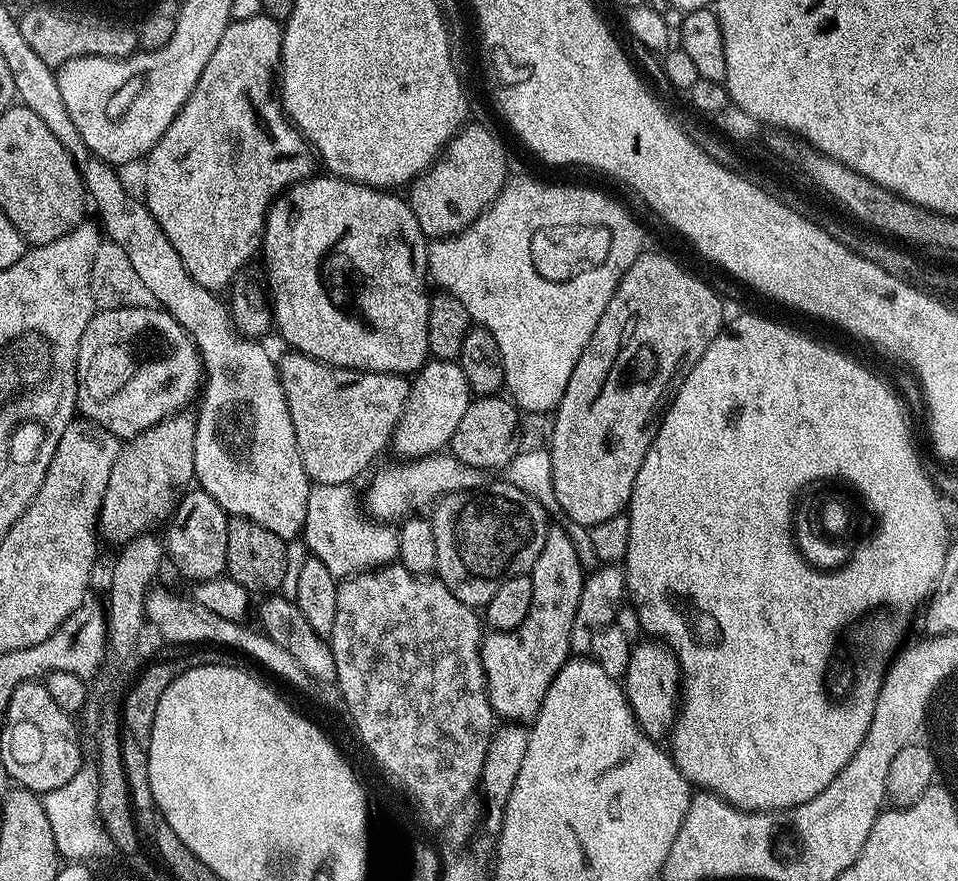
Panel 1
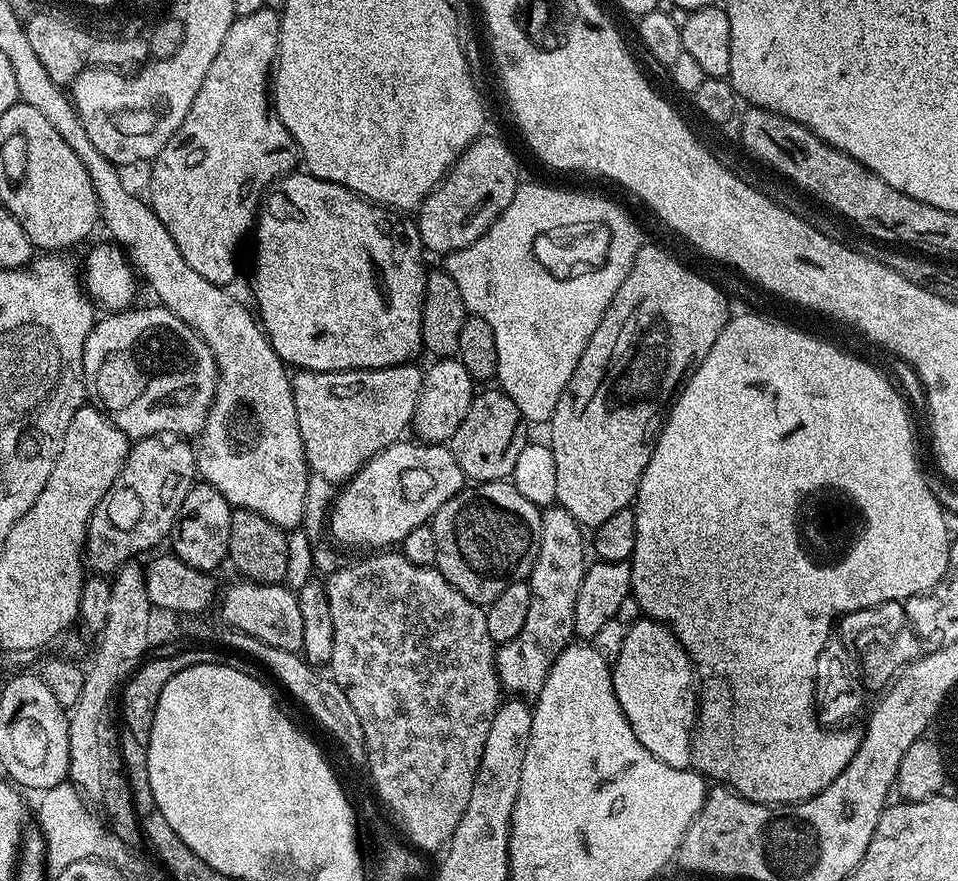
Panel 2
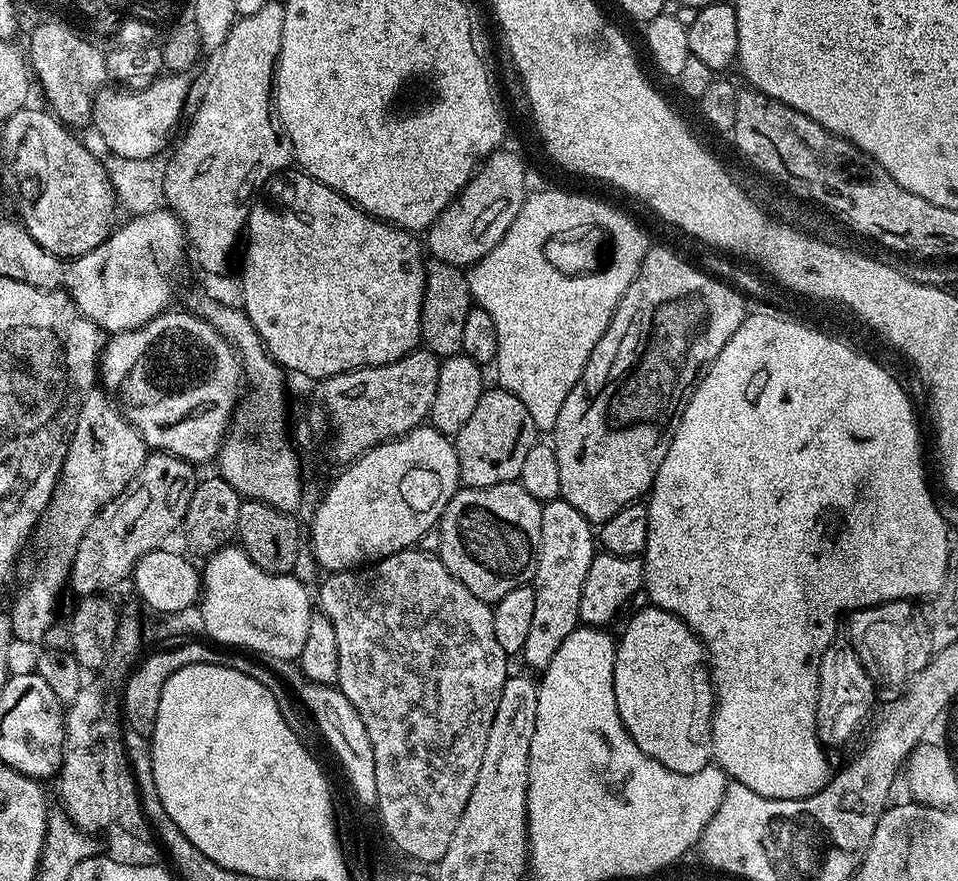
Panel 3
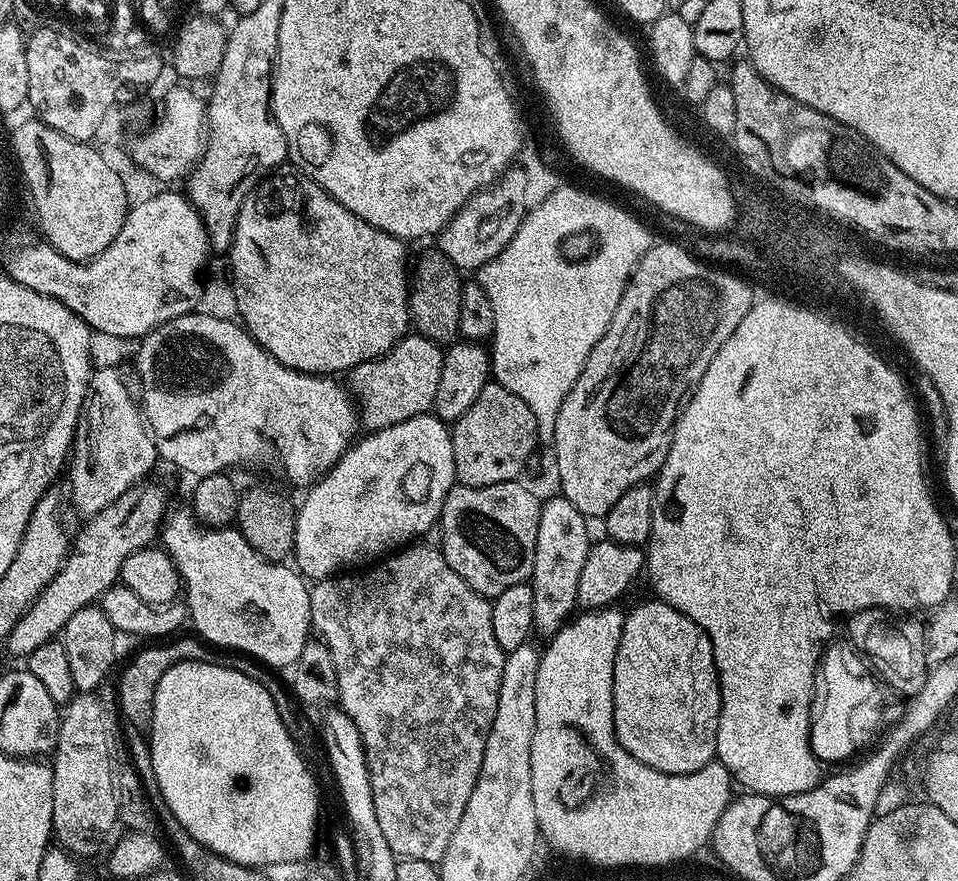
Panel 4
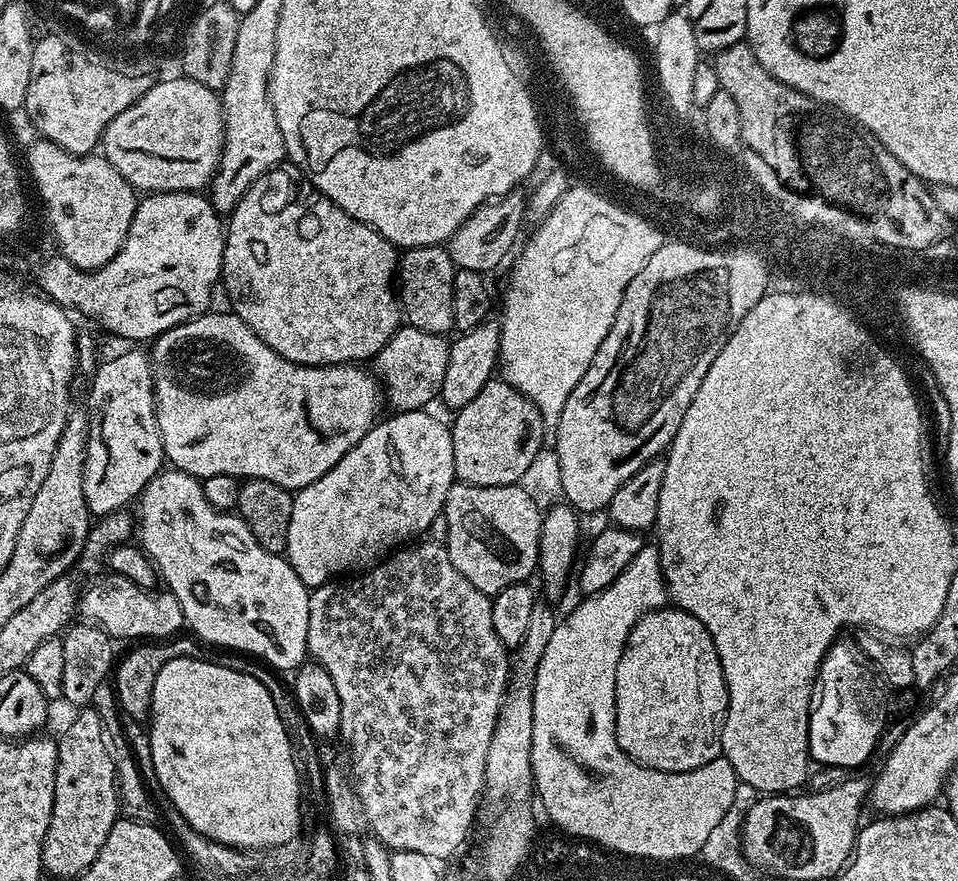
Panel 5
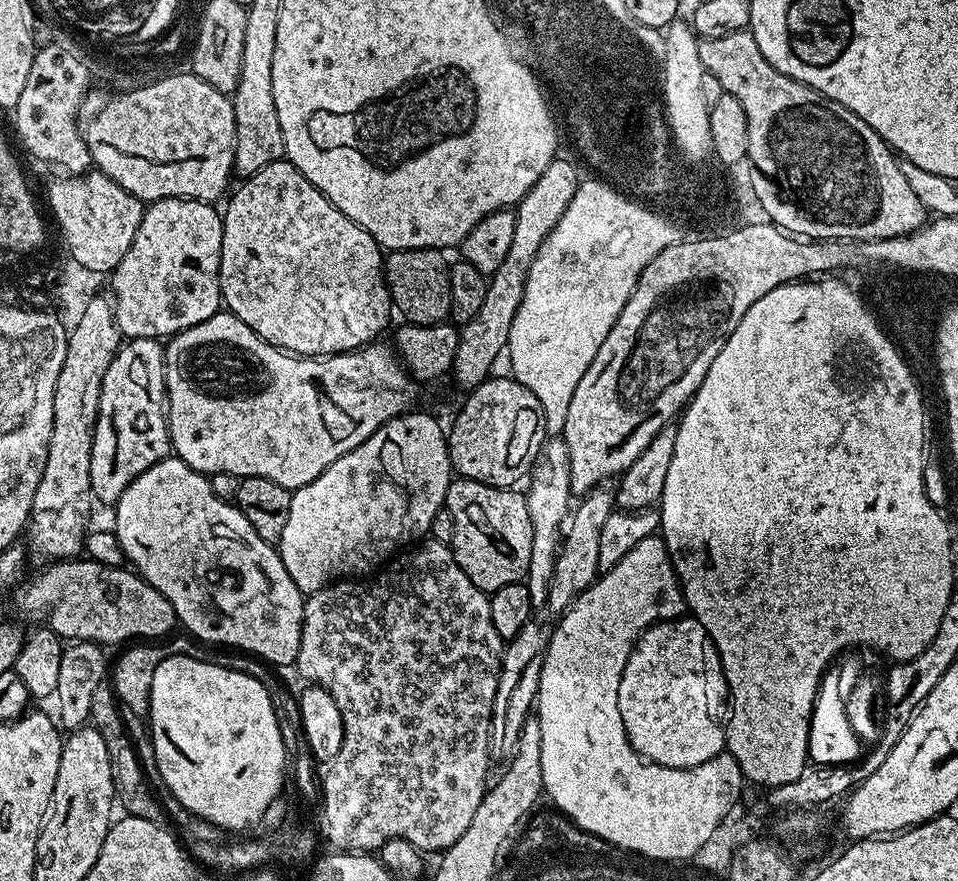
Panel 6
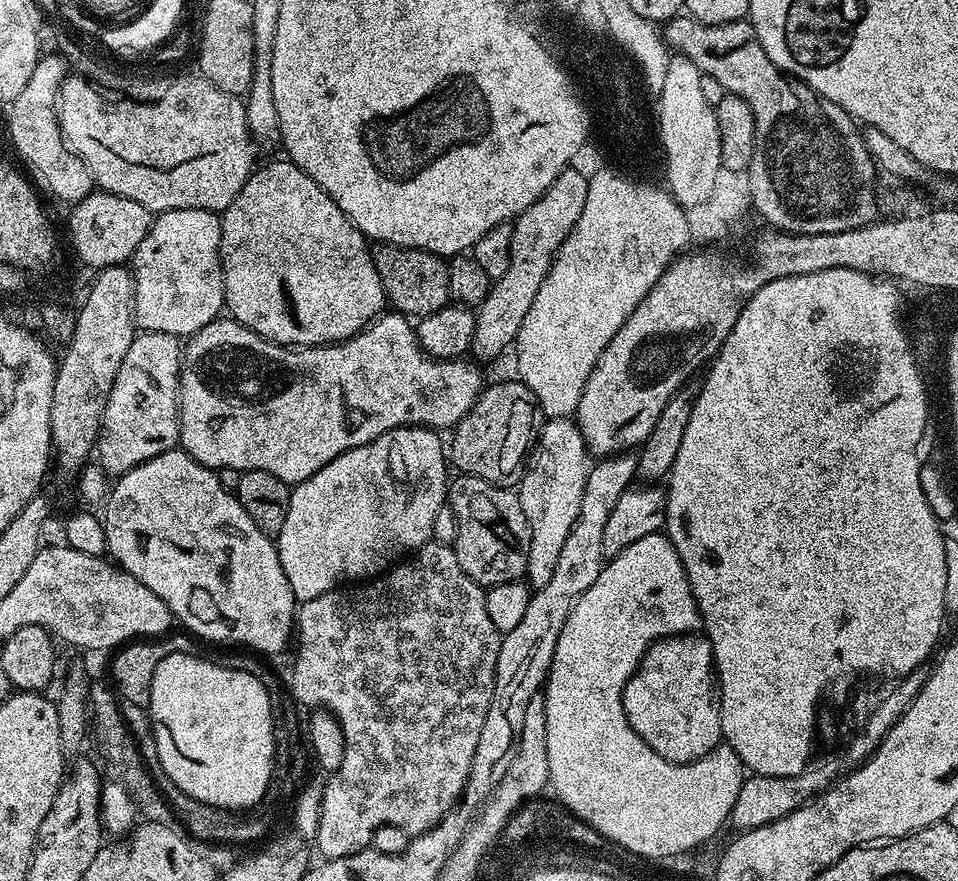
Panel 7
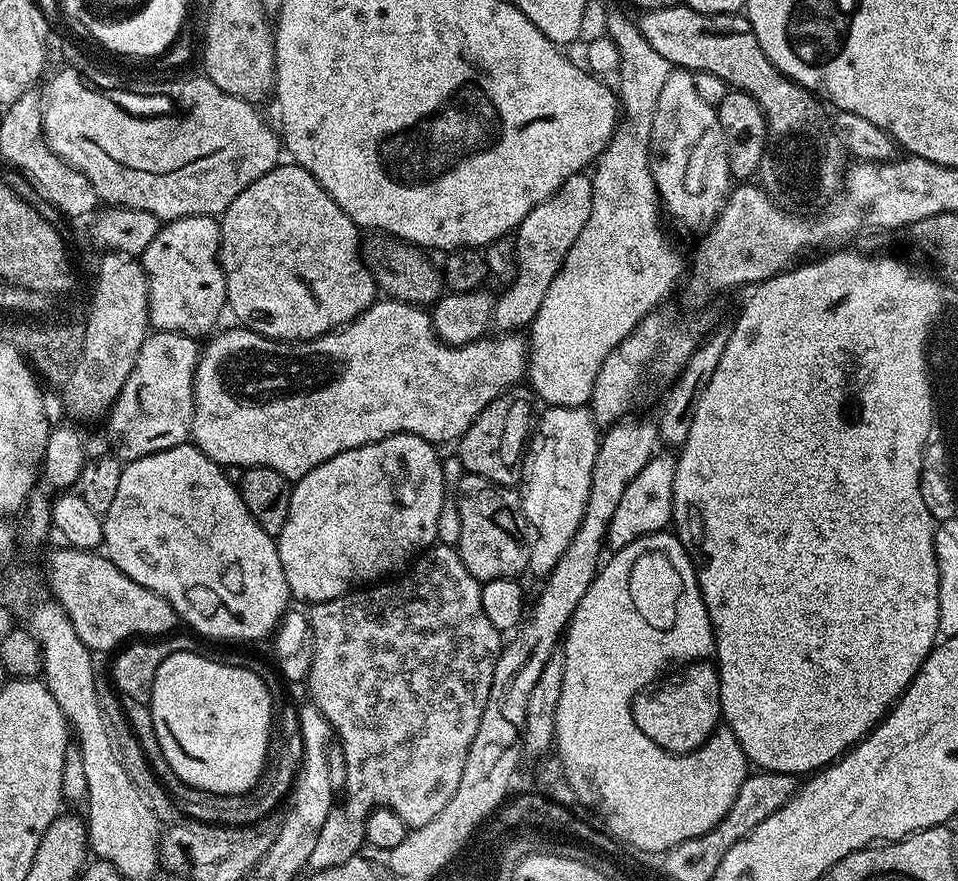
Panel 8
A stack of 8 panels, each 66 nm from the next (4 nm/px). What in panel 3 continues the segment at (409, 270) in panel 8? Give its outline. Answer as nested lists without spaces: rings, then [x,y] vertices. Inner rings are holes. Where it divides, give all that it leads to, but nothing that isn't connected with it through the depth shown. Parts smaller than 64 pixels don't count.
[[[429,259],[424,270],[424,297],[420,311],[420,339],[423,347],[437,358],[461,355],[462,329],[466,314],[473,307],[465,269],[450,262]]]

